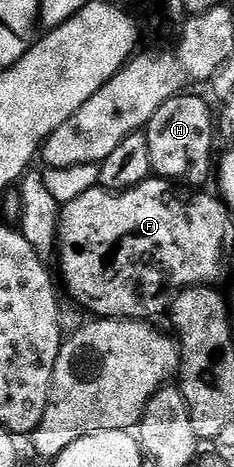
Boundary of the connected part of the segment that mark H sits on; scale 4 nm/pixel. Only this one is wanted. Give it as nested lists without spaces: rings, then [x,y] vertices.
[[[182,93],[163,101],[155,109],[155,117],[143,128],[147,137],[147,150],[151,153],[151,169],[158,179],[178,181],[193,167],[196,159],[205,159],[209,155],[209,146],[213,143],[215,131],[215,111],[209,108],[208,98]]]

